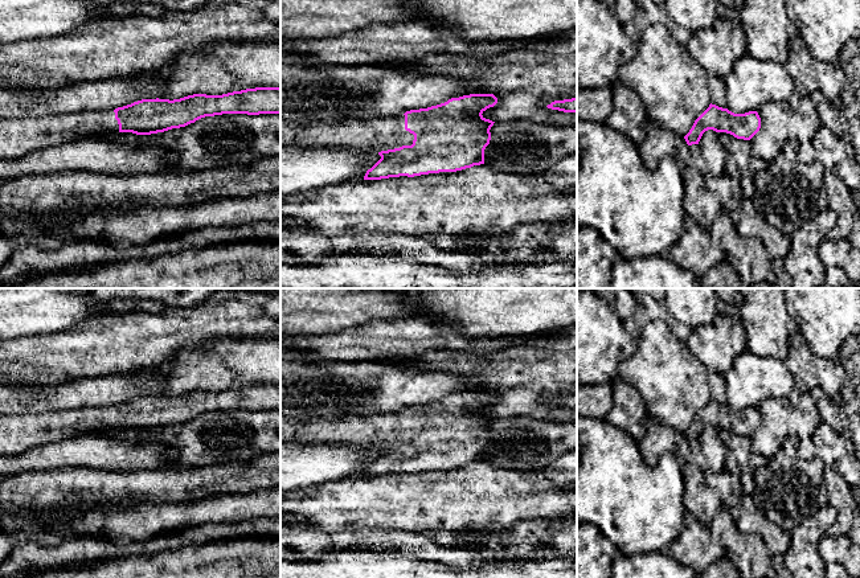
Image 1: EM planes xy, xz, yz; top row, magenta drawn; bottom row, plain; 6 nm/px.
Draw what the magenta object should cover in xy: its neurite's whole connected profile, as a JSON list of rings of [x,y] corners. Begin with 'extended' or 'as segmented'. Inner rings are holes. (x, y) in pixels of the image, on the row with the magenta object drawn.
extended; [[[255,87],[222,95],[142,99],[115,110],[48,116],[0,118],[0,160],[16,160],[46,147],[97,134],[151,135],[222,114],[280,114],[280,87]]]

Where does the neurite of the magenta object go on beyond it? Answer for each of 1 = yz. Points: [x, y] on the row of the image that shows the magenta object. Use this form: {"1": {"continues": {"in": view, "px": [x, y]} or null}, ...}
{"1": {"continues": null}}

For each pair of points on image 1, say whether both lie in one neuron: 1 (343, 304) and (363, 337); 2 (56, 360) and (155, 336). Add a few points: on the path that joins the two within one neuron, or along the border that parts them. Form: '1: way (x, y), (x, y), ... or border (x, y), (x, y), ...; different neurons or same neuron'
1: border (386, 320), (368, 322), (326, 335); different neurons
2: way (81, 351), (130, 341); same neuron

